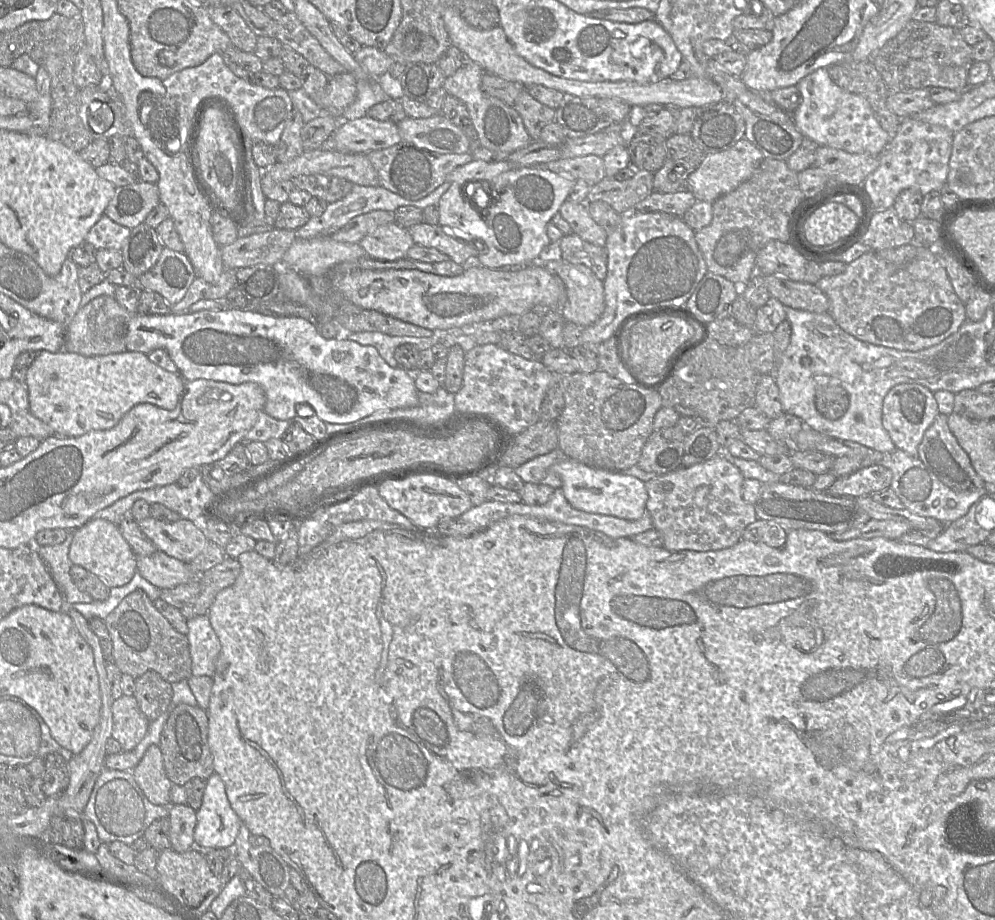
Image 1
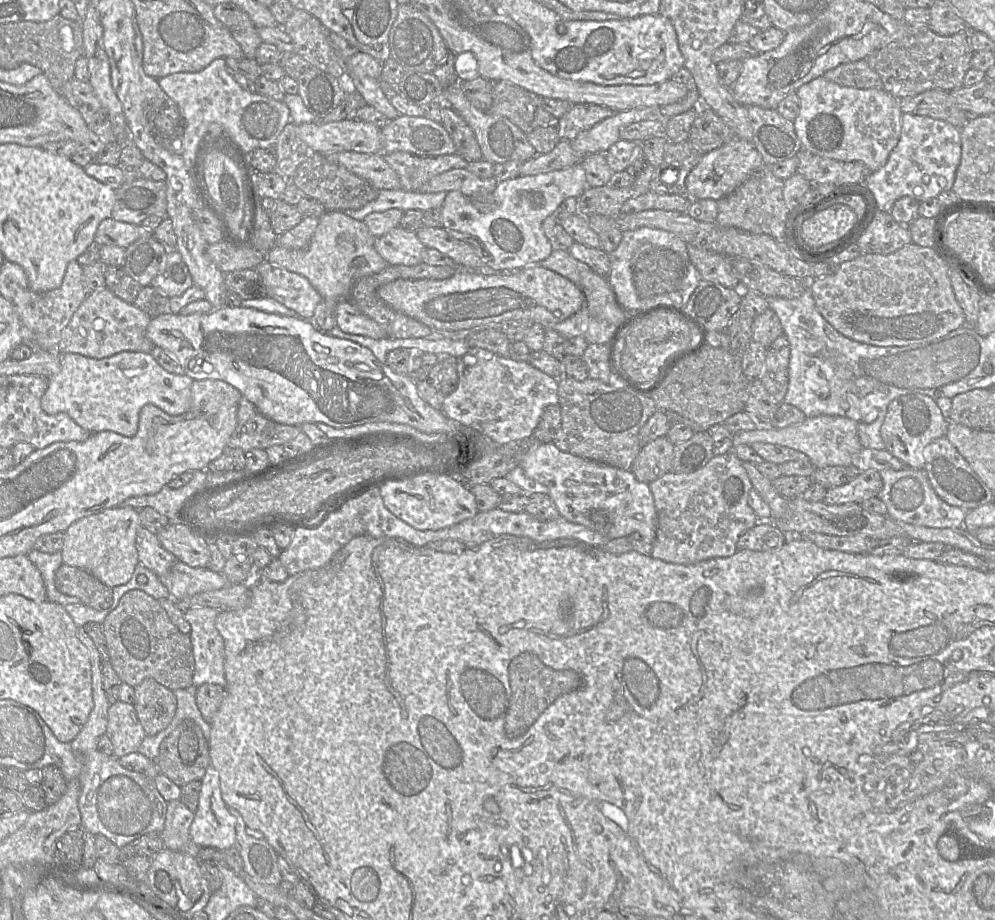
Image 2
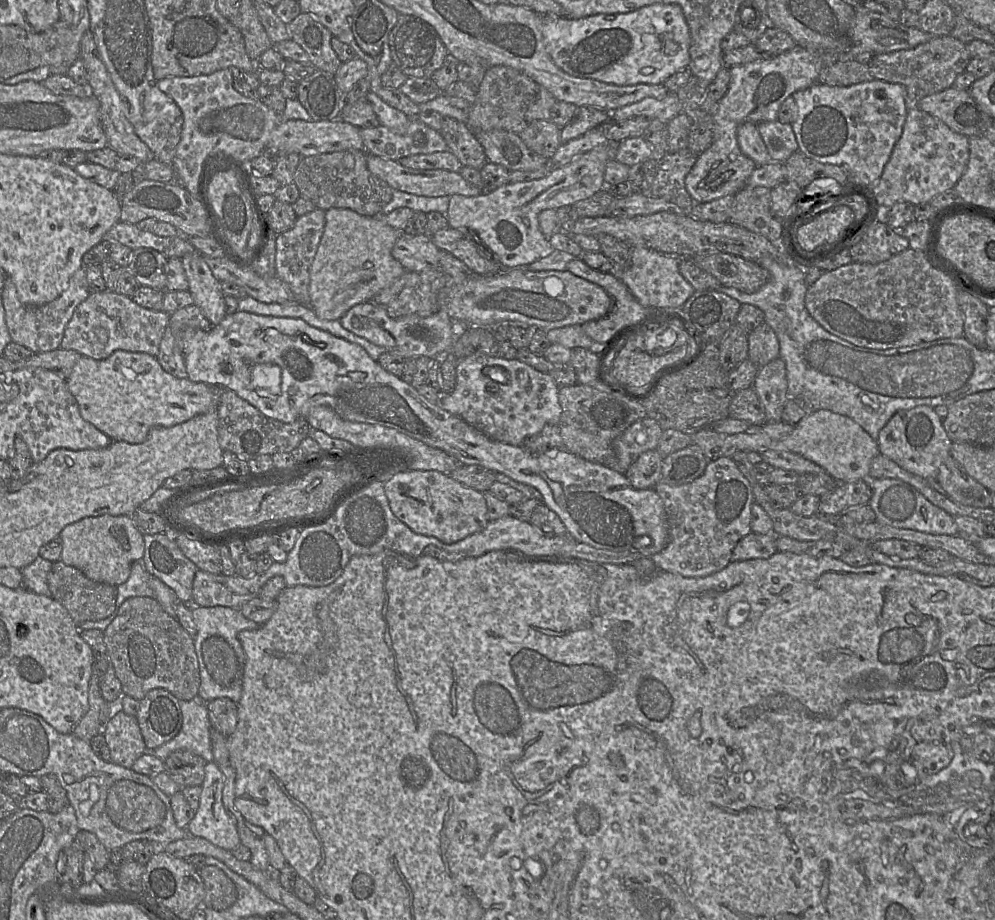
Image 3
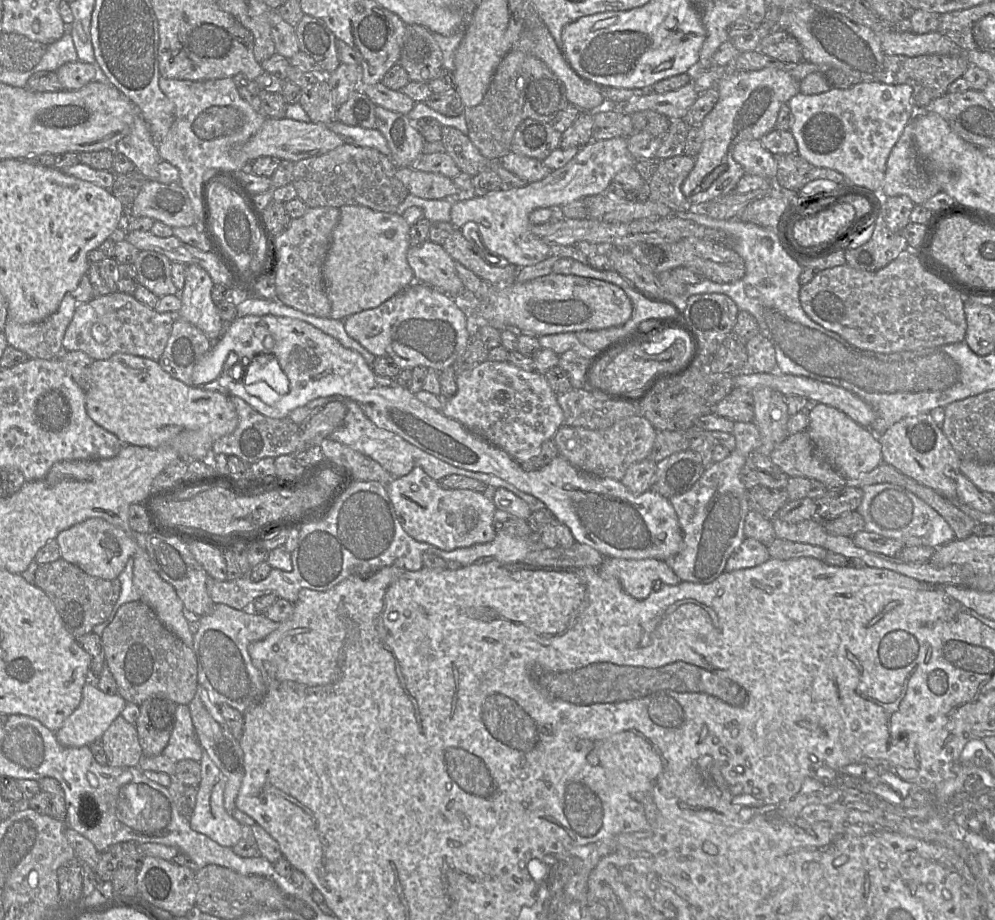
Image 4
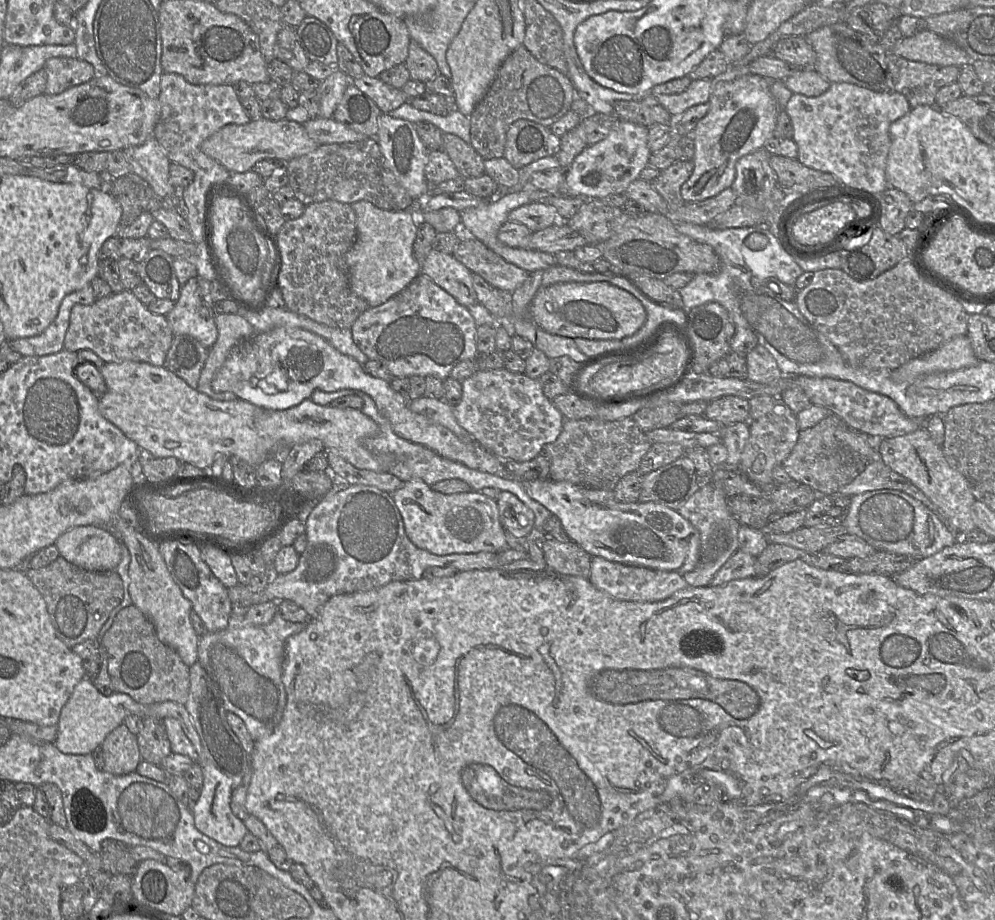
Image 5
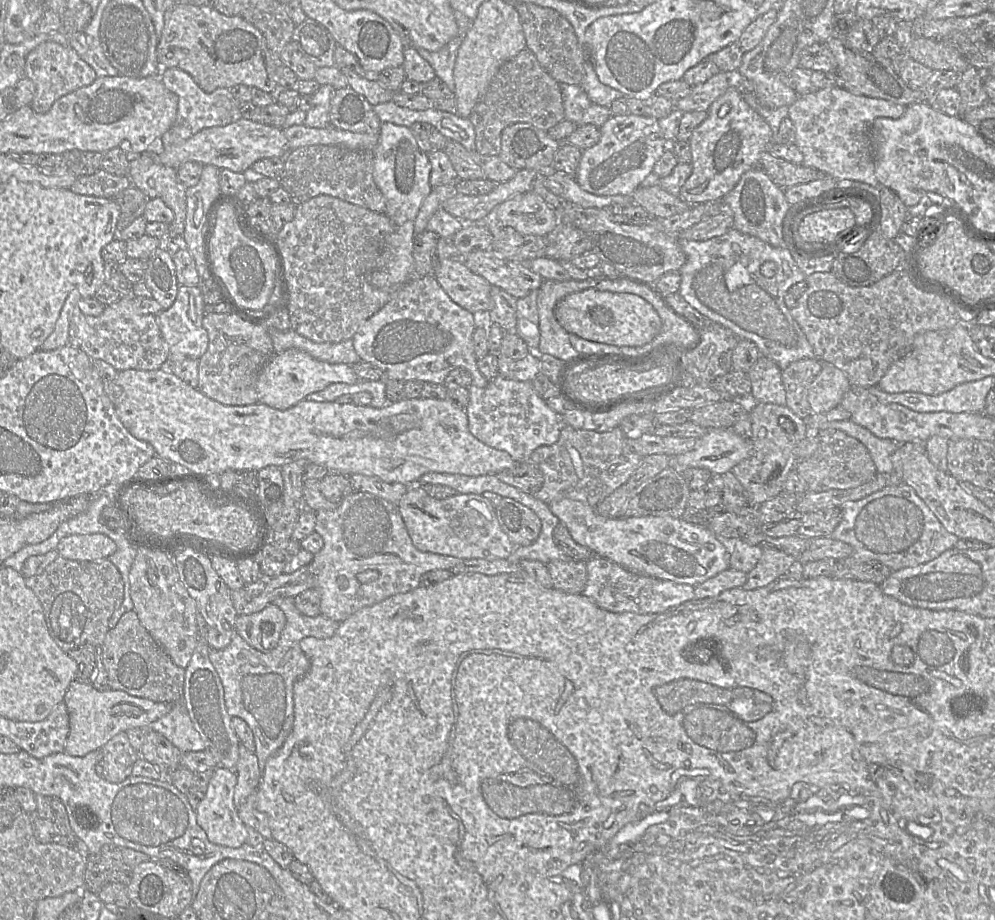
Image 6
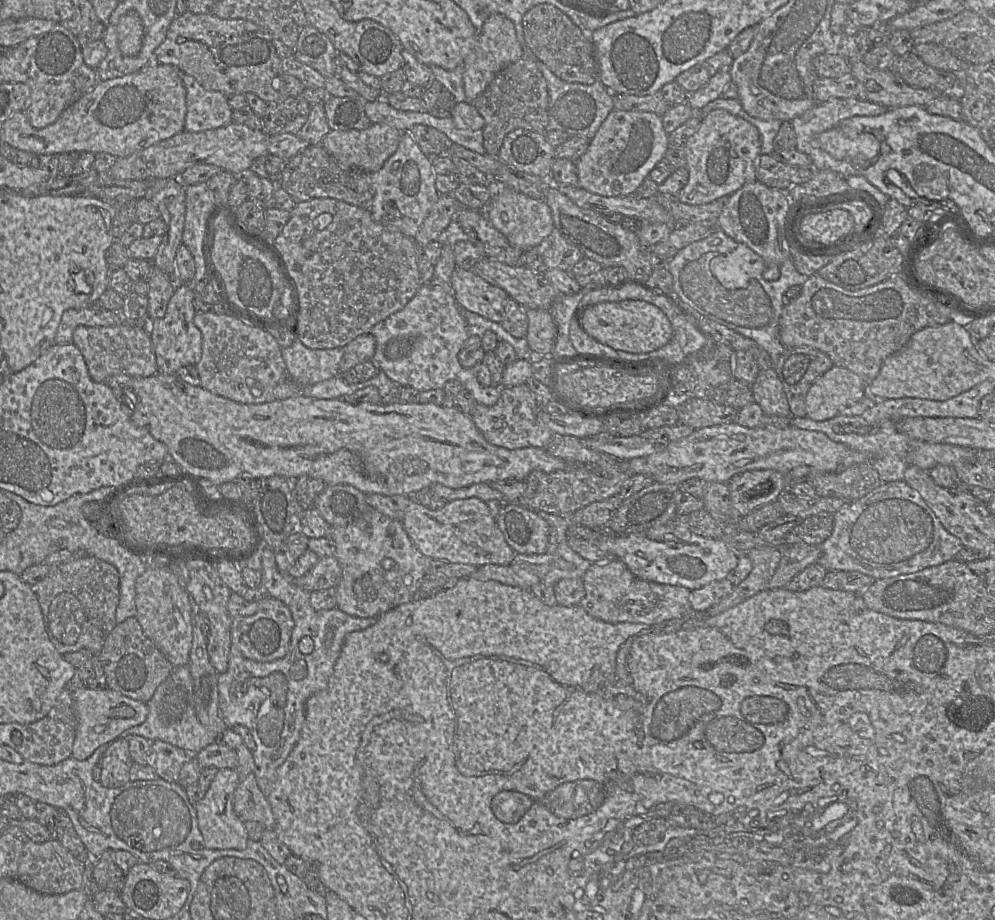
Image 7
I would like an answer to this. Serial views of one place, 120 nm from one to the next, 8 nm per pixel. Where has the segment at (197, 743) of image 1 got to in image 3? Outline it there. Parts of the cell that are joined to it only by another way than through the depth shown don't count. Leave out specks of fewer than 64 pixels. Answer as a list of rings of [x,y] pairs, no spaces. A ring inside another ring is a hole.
[[[188,750],[172,752],[164,760],[164,772],[181,788],[201,786],[205,777],[206,761]]]

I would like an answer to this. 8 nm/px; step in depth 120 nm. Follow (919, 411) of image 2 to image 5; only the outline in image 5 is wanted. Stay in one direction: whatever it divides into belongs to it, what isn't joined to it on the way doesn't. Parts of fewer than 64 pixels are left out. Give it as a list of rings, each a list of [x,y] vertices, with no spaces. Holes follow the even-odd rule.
[[[924,426],[903,436],[883,438],[877,457],[919,488],[933,502],[938,516],[955,534],[964,534],[977,528],[971,512],[976,500],[972,494],[972,484],[948,464],[942,447],[933,441]]]

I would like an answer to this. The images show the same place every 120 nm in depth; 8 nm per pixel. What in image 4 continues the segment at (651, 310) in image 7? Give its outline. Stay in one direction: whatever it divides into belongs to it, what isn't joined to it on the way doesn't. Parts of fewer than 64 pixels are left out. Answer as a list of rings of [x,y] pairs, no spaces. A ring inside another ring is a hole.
[[[551,273],[524,283],[484,285],[477,316],[520,328],[536,337],[565,332],[601,330],[624,325],[632,316],[633,305],[617,285],[576,275]]]

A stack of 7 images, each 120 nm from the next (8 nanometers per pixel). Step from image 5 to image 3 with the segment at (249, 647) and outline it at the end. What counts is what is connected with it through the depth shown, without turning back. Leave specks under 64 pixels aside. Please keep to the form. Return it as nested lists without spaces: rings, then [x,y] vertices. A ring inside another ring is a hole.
[[[191,605],[191,610],[197,626],[194,646],[200,671],[198,695],[206,703],[217,698],[229,698],[237,704],[242,696],[243,672],[246,661],[238,634],[242,630],[256,630],[261,625],[247,619],[239,610],[226,606]]]

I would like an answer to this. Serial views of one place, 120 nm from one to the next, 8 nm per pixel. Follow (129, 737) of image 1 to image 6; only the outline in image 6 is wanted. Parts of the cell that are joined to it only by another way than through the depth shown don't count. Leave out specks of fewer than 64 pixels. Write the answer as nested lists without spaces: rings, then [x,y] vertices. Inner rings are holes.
[[[120,732],[103,747],[102,777],[110,783],[120,783],[132,775],[134,763],[140,757],[133,749],[126,732]]]

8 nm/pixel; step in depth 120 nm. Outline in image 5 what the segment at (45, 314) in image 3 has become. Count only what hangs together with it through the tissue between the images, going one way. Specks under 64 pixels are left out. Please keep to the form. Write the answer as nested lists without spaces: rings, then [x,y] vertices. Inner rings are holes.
[[[91,284],[67,294],[54,321],[39,335],[9,341],[11,348],[23,356],[44,356],[64,349],[64,338],[75,304],[91,305],[96,301]]]

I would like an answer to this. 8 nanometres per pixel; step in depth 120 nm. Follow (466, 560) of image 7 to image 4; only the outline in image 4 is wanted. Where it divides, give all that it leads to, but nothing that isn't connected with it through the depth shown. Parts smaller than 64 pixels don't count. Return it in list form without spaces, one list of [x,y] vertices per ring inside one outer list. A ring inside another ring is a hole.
[[[415,467],[405,476],[393,478],[386,489],[404,530],[419,542],[452,551],[488,543],[496,537],[493,518],[497,508],[493,500],[483,493],[468,489],[445,489],[420,467]]]

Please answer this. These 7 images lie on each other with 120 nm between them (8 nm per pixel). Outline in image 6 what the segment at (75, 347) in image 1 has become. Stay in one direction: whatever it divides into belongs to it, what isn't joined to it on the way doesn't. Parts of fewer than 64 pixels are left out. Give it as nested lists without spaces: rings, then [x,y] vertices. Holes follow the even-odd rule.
[[[123,296],[106,306],[100,316],[85,315],[76,305],[70,317],[68,344],[81,349],[92,359],[109,363],[117,371],[167,368],[169,346],[161,334],[157,317],[136,313],[132,296]]]

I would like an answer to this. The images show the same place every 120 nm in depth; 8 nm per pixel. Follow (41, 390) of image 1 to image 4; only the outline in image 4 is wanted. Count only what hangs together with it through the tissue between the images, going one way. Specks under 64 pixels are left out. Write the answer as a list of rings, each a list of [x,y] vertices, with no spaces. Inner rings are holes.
[[[116,353],[107,360],[94,360],[88,367],[88,378],[87,414],[124,445],[170,445],[183,459],[203,460],[213,454],[214,442],[238,425],[238,414],[228,395],[188,386],[149,358]]]

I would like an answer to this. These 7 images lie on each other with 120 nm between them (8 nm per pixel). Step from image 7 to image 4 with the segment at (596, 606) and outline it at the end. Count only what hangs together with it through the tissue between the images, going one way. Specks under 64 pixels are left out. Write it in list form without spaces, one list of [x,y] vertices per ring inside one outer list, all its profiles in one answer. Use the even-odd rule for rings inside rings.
[[[605,558],[597,570],[604,577],[617,580],[627,594],[638,600],[646,599],[661,585],[681,582],[667,563],[658,559]]]

